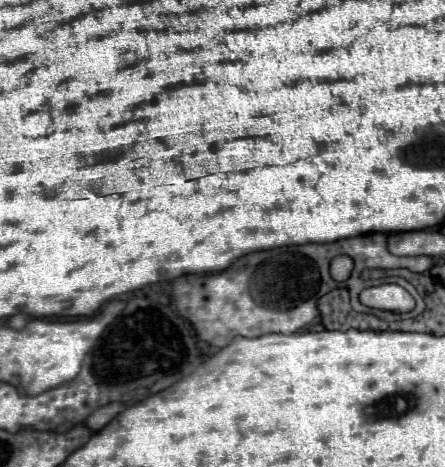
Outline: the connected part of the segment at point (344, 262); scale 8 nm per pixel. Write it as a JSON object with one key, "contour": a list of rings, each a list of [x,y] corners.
{"contour":[[[337,256],[337,258],[333,258],[331,276],[333,276],[337,282],[343,282],[343,280],[349,278],[351,268],[353,268],[353,260],[351,260],[349,256]]]}

